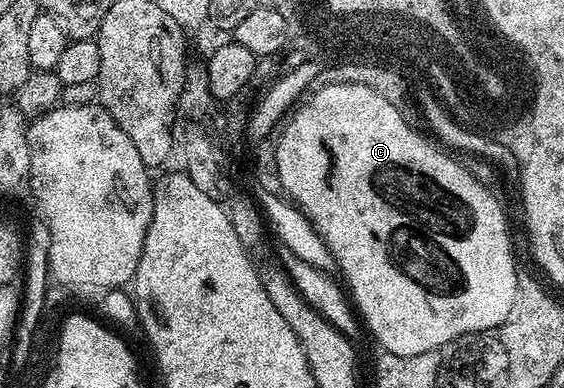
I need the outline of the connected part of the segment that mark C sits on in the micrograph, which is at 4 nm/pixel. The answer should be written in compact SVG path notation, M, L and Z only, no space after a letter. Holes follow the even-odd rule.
M339 82L338 84L324 86L322 89L315 91L311 96L313 98L310 99L296 115L293 116L292 114L291 117L287 119L284 131L280 137L280 143L276 149L276 163L278 164L280 184L283 193L303 211L305 217L312 223L313 228L320 234L321 240L328 246L329 252L333 254L333 258L339 266L339 273L344 273L344 278L348 281L348 286L346 284L347 293L350 295L351 301L354 303L363 325L365 327L368 325L369 328L376 333L377 340L381 342L379 345L383 347L383 349L389 350L391 353L396 353L398 356L418 356L418 352L430 352L431 350L440 350L441 348L447 347L464 334L473 334L479 330L494 328L498 324L502 324L506 320L506 316L510 316L510 308L514 308L514 304L516 303L518 269L516 270L516 258L512 255L512 238L508 235L508 222L504 219L504 210L500 207L499 200L476 179L477 175L473 173L472 170L464 174L464 171L468 169L467 165L460 170L461 166L465 164L464 162L459 164L459 166L452 166L452 162L448 162L448 158L440 158L440 154L436 154L436 150L432 150L432 146L424 146L424 142L420 142L420 138L416 138L416 134L412 134L412 130L408 130L408 126L404 126L404 122L400 122L400 118L396 118L396 110L392 110L392 106L388 106L388 102L384 102L382 98L378 96L377 90L372 90L369 86L363 86L362 84L346 84L345 82ZM348 170L356 170L356 182L352 182L352 174Z

